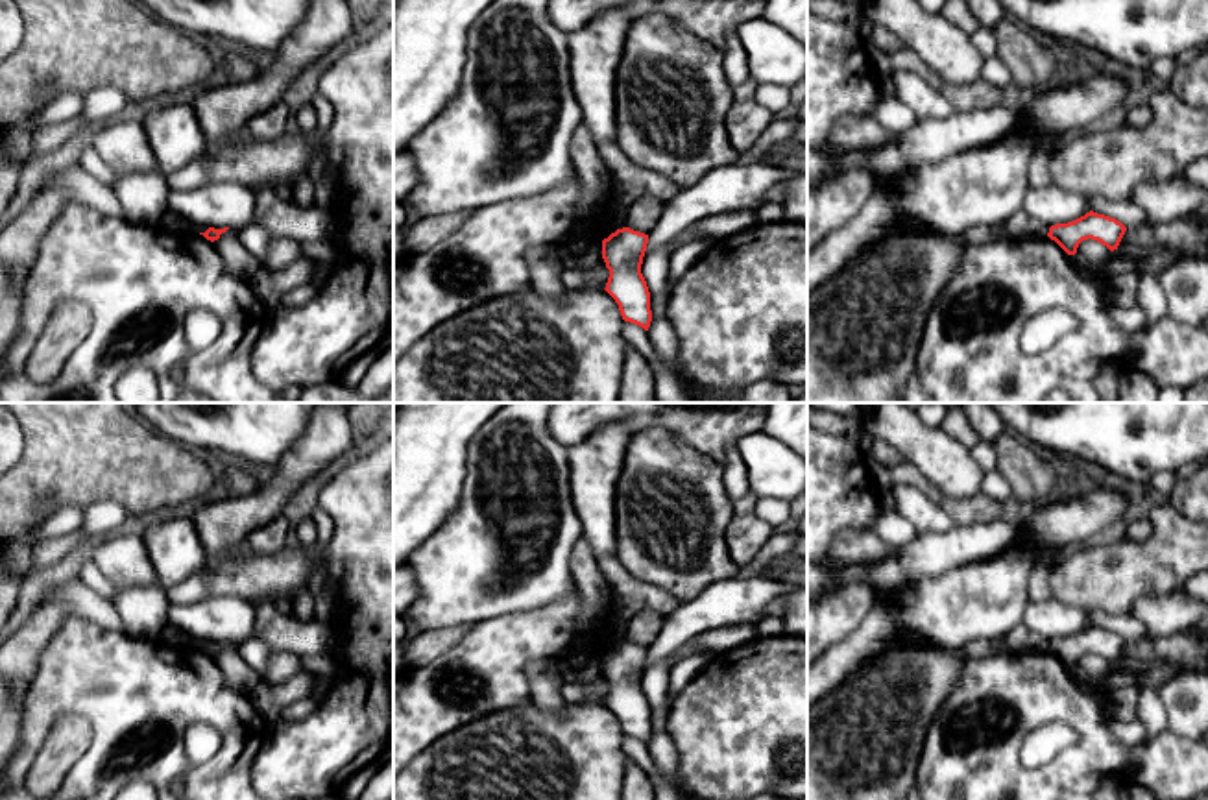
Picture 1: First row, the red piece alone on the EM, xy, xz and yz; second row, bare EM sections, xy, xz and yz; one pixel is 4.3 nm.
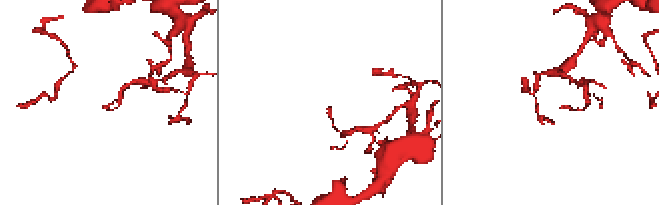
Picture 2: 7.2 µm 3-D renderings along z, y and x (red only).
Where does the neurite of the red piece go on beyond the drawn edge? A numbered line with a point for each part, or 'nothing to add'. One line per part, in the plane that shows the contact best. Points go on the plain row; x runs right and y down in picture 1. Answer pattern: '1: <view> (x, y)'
nothing to add

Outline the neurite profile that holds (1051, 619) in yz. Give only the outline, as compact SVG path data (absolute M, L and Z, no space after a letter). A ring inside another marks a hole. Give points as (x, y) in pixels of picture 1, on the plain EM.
M1051 597L1042 602L1029 602L1023 613L1023 624L1045 637L1047 641L1057 637L1073 636L1090 626L1090 612L1068 602L1060 602Z

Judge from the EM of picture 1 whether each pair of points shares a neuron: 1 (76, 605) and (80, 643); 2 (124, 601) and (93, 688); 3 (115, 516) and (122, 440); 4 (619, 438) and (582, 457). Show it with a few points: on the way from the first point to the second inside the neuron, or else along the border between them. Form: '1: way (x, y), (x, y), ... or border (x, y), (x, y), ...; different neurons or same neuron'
1: border (111, 629), (69, 616), (45, 645); different neurons
2: border (124, 632), (157, 642); different neurons
3: border (84, 509), (98, 501), (115, 501), (128, 516); different neurons
4: way (610, 444), (597, 457), (591, 457); same neuron

